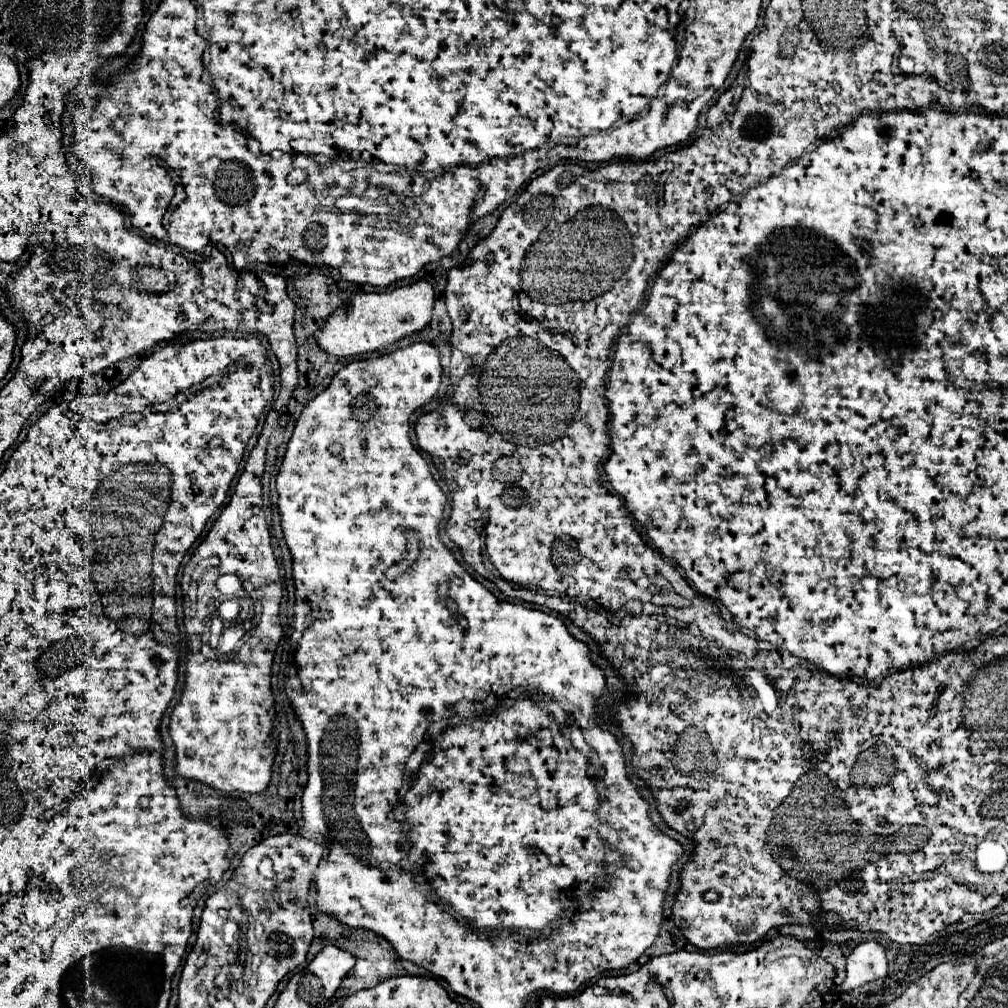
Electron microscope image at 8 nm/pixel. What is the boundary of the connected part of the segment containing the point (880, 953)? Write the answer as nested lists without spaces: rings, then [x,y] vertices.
[[[865,941],[857,945],[847,957],[847,977],[843,989],[855,989],[863,983],[881,979],[887,975],[887,955],[881,943]]]

